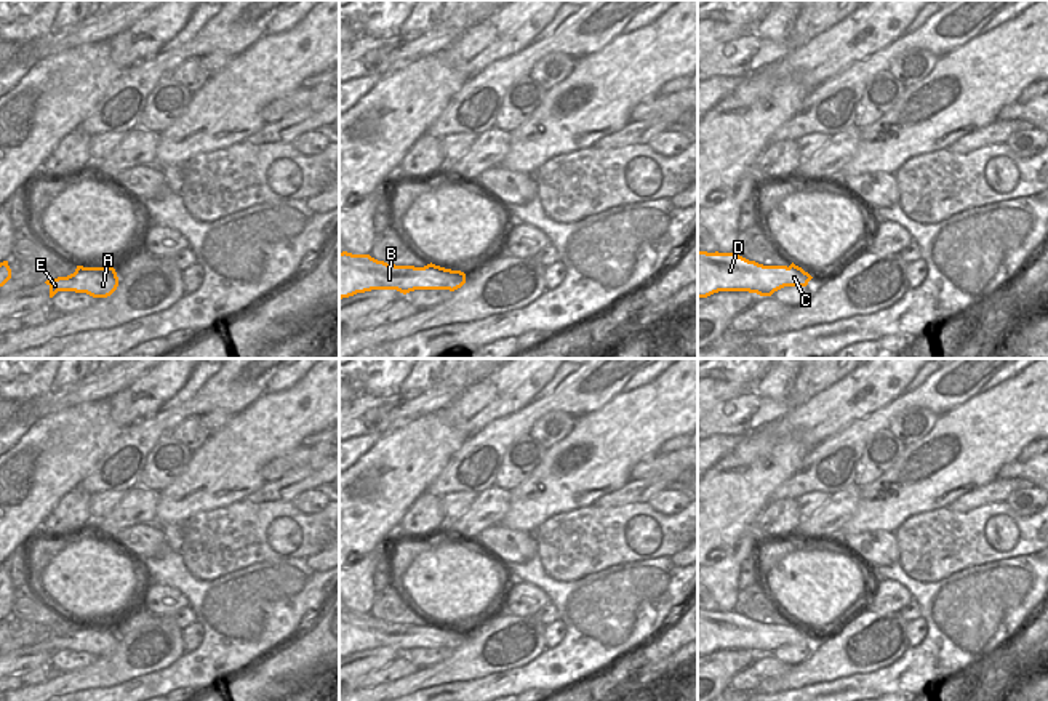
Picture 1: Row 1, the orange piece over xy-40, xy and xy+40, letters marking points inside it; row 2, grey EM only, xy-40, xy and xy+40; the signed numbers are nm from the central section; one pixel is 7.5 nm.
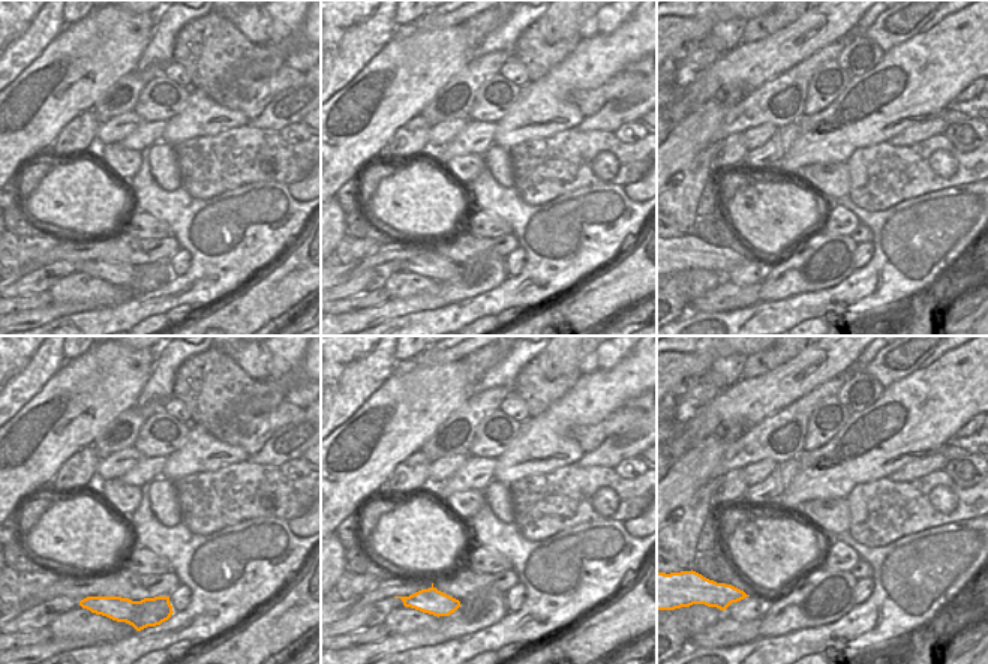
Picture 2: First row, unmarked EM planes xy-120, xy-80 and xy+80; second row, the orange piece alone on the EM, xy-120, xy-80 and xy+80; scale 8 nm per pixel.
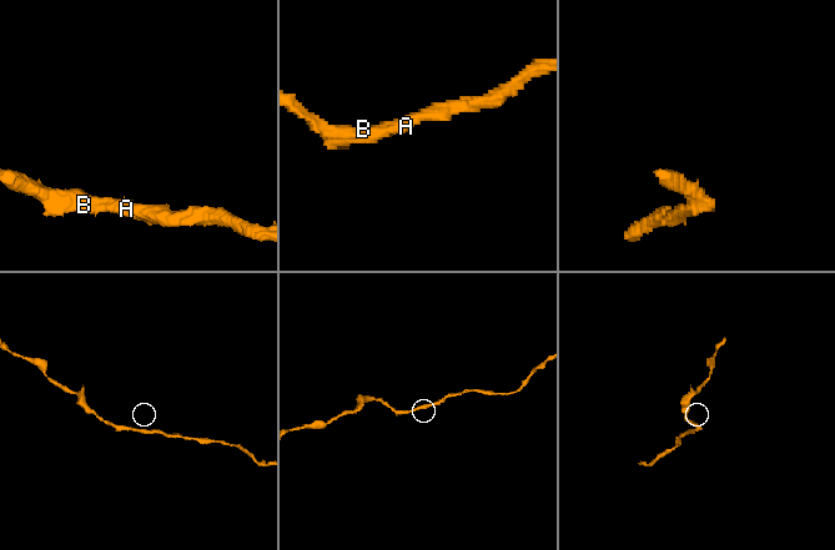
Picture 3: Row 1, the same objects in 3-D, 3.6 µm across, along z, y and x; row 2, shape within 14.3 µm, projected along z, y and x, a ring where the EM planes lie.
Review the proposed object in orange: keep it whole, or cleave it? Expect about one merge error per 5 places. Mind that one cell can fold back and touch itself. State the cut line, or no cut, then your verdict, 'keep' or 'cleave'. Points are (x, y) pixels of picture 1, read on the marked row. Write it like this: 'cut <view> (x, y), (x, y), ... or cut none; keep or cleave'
cut none; keep

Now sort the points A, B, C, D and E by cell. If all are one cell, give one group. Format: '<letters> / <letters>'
A B C D E

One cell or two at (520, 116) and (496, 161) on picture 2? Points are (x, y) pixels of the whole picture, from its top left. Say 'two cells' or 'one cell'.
two cells

